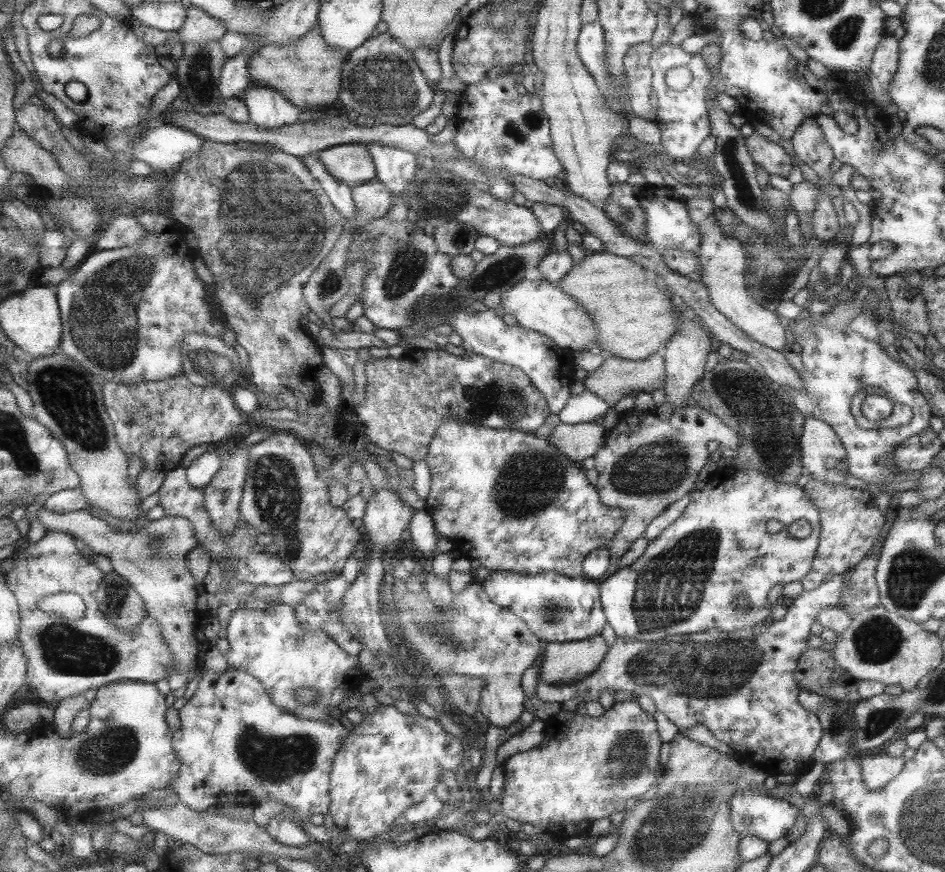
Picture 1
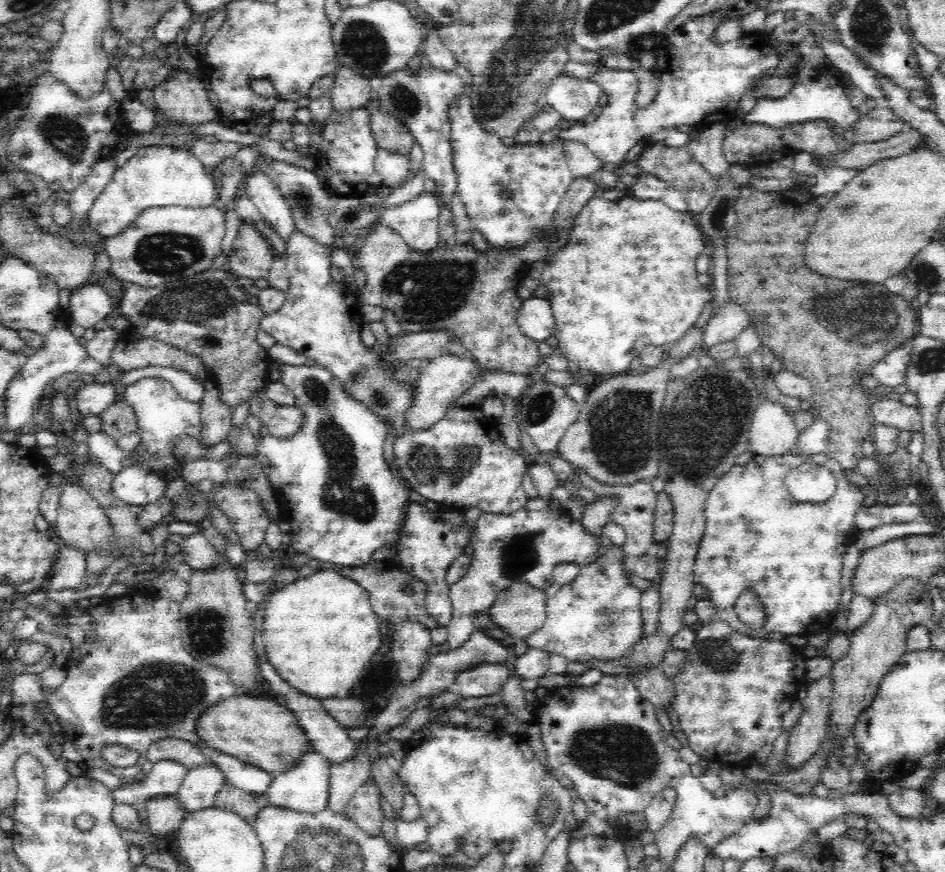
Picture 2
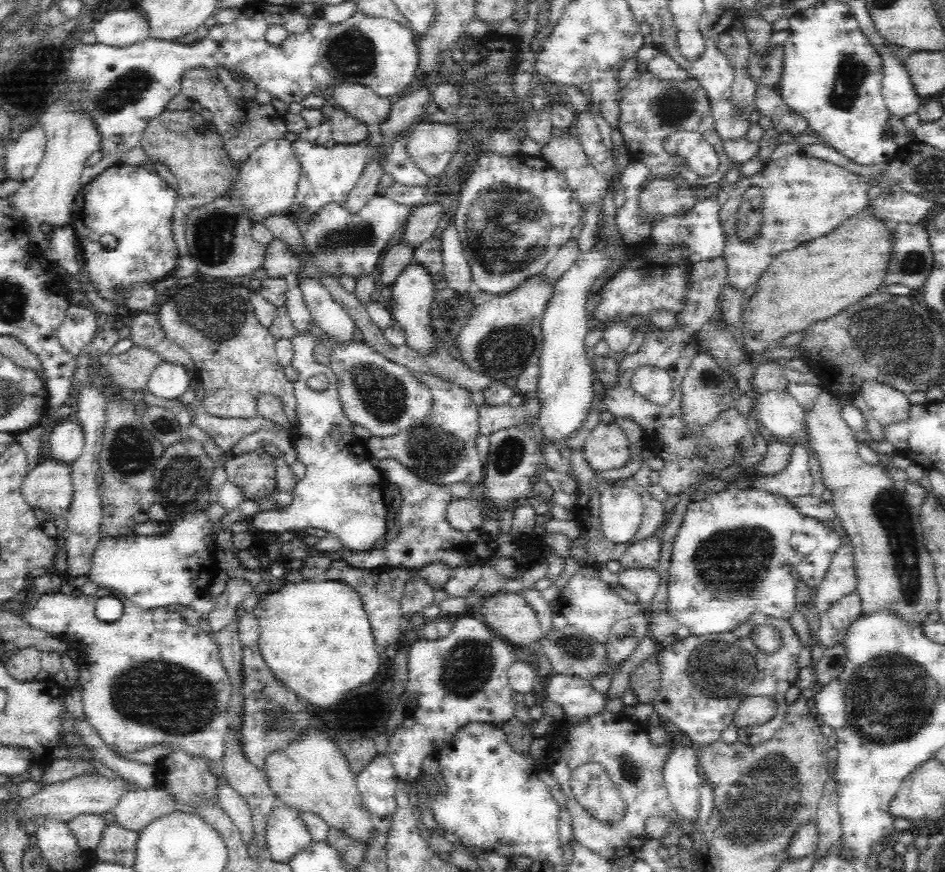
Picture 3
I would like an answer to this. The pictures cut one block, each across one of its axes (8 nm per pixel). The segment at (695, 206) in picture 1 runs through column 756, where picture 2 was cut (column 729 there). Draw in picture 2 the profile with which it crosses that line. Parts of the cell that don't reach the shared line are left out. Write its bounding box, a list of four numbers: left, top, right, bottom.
[702,304,751,349]

